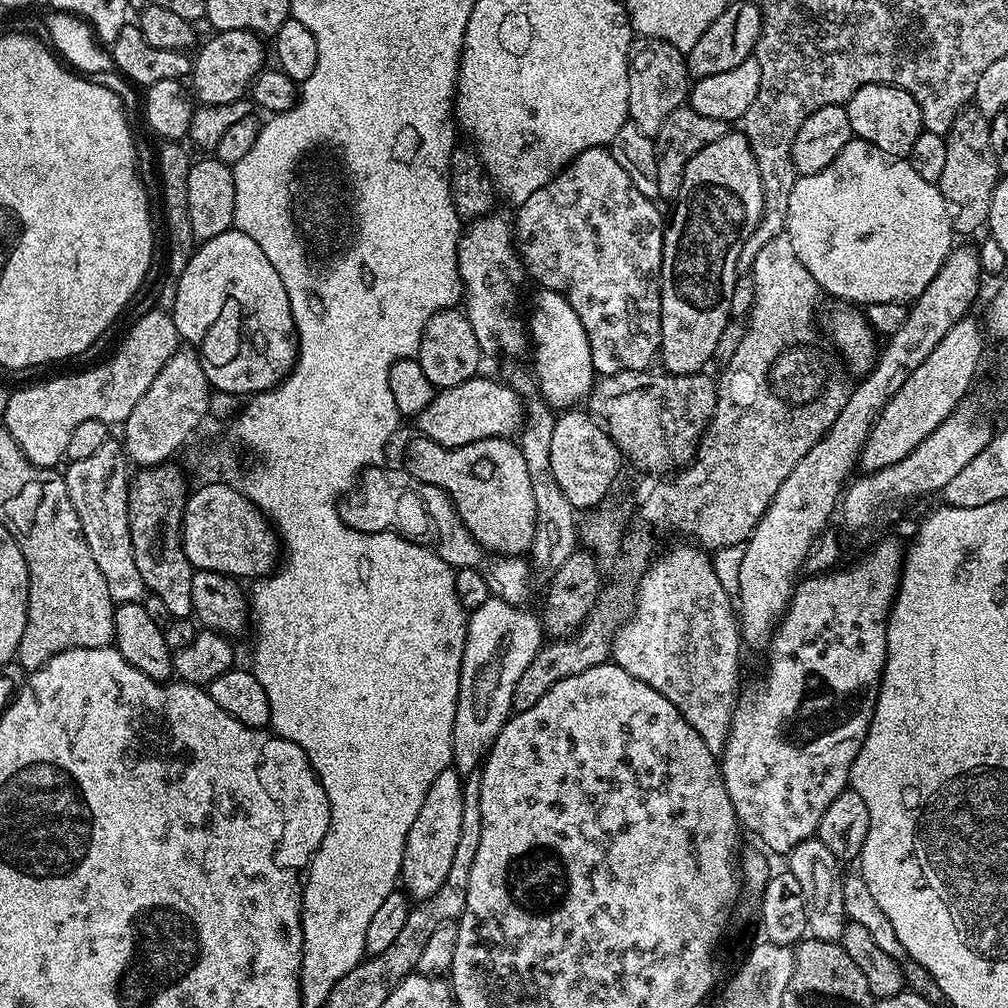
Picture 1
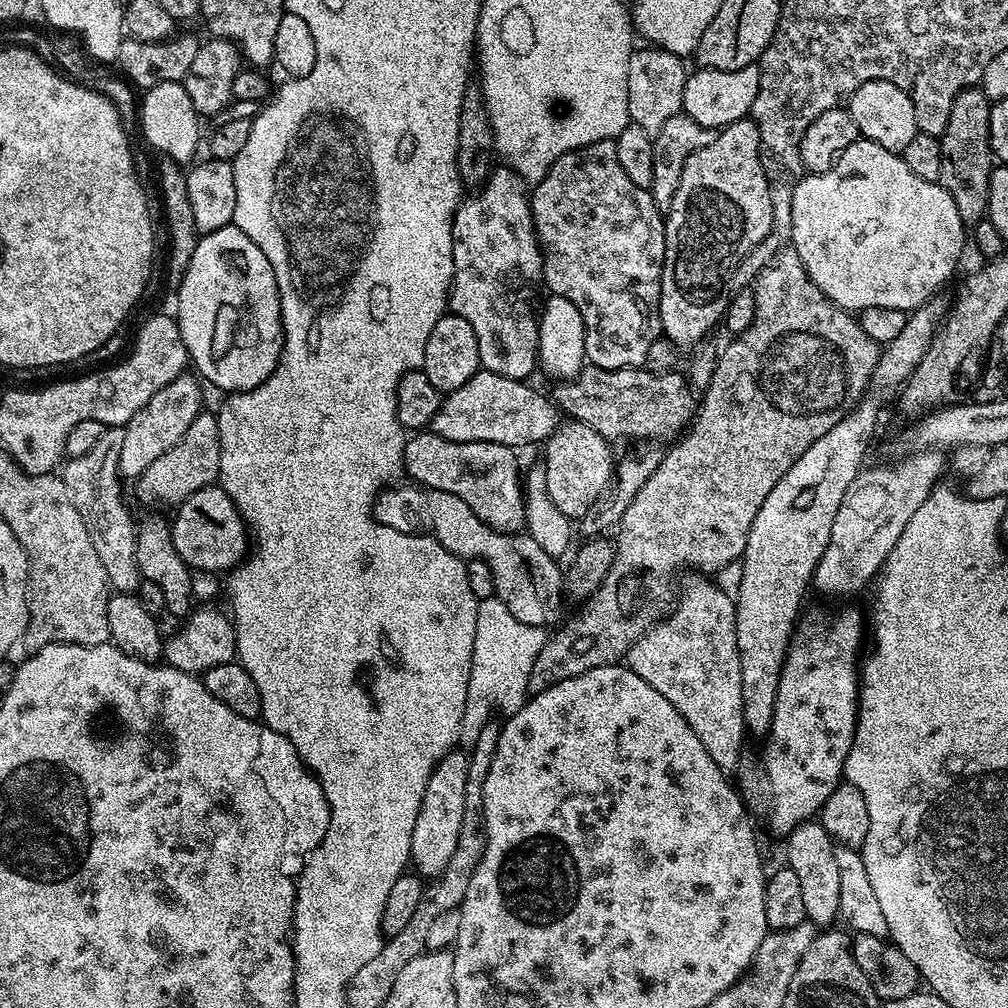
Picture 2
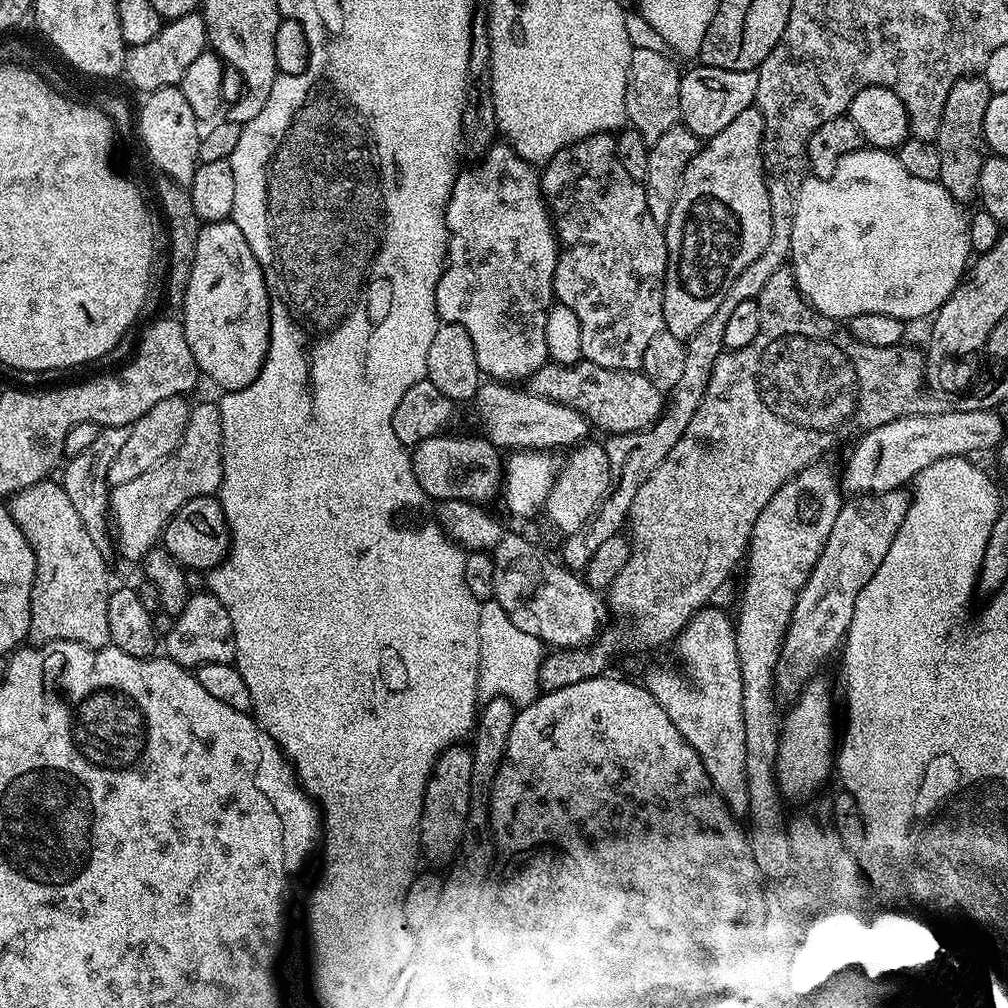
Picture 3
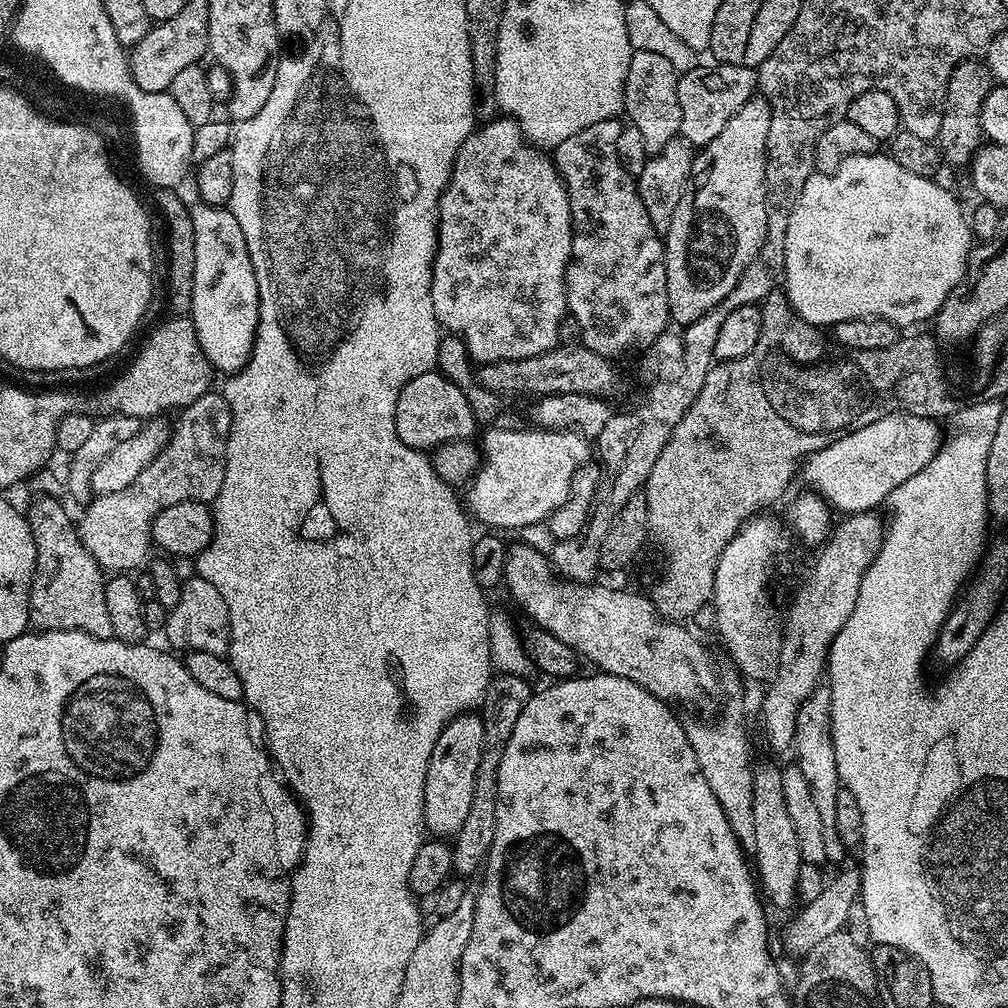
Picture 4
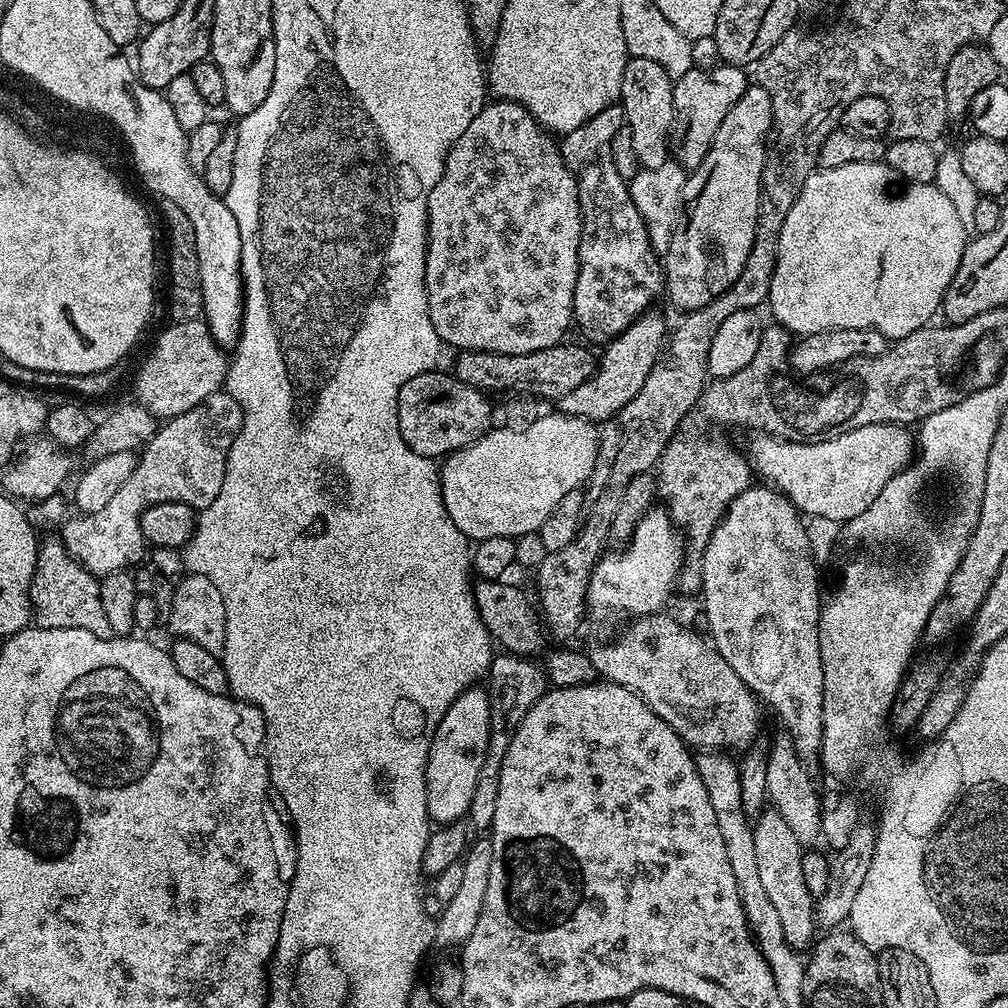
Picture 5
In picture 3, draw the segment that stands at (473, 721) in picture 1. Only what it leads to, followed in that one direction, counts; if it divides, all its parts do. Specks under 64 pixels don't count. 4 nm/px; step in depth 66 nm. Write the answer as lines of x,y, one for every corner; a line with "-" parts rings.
494,598
480,605
478,618
478,650
480,651
480,677
478,693
481,697
509,696
521,705
531,704
541,695
540,664
546,655
546,645
534,634
518,630
510,620
510,614

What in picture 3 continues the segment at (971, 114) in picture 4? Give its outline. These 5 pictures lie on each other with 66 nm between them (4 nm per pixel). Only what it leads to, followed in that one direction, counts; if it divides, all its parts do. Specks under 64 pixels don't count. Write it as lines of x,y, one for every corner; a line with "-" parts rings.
980,74
958,78
958,82
950,86
950,94
946,94
942,122
934,141
938,146
938,155
942,157
942,174
938,183
958,202
965,202
971,196
973,199
980,186
980,175
986,159
984,119
992,95
992,88

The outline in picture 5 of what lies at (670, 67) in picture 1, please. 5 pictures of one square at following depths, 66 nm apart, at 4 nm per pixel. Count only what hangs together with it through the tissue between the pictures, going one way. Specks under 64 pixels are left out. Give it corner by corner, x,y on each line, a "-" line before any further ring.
634,56
626,62
618,103
624,110
626,127
632,132
634,154
641,168
662,166
662,162
670,159
670,137
674,118
673,83
674,77
666,74
666,70
658,66
658,62
650,62
650,58

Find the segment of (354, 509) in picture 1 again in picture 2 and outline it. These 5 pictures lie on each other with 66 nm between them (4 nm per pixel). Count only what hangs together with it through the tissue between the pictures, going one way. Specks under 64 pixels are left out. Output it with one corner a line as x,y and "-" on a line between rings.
389,486
376,497
372,514
378,523
399,532
427,533
446,546
450,554
465,562
486,562
490,566
490,574
494,574
495,599
501,600
506,610
518,618
518,622
539,628
557,623
555,620
560,616
560,603
566,600
564,572
559,568
557,559
546,554
534,538
527,534
496,532
474,514
471,505
454,493
421,486
396,487
400,486

